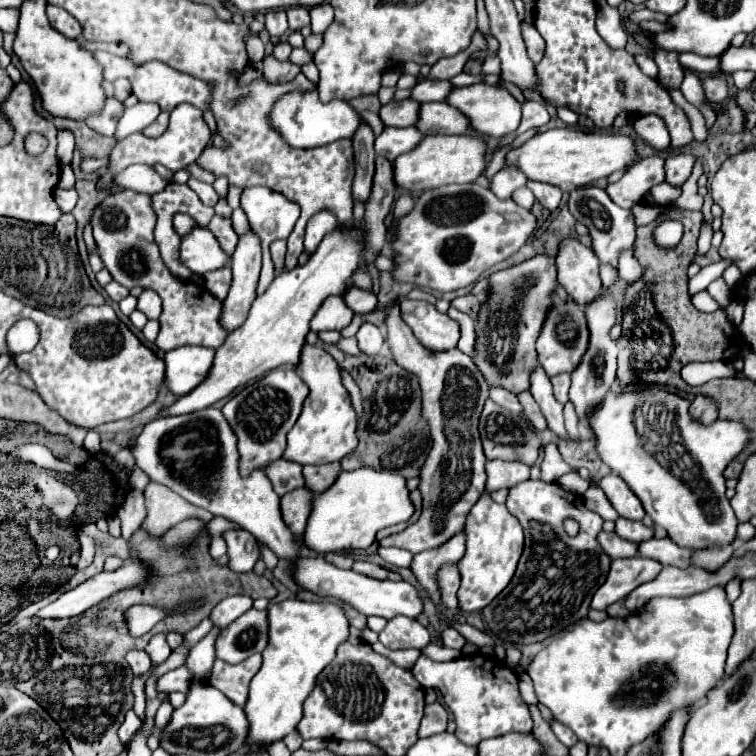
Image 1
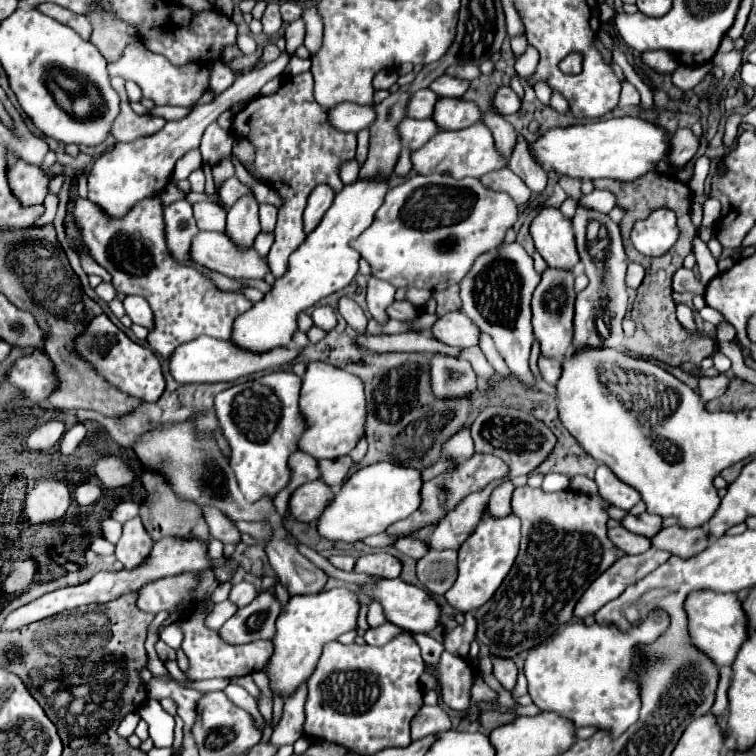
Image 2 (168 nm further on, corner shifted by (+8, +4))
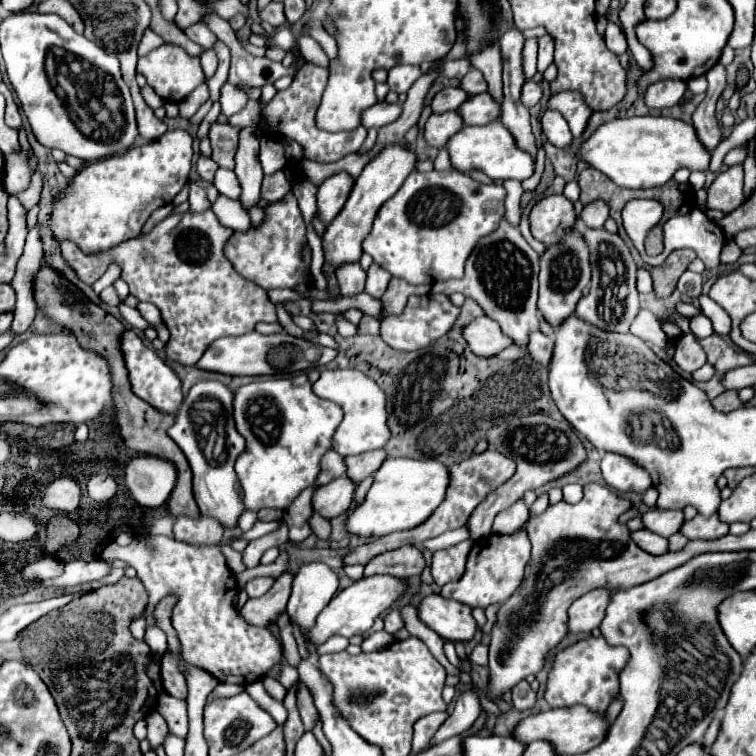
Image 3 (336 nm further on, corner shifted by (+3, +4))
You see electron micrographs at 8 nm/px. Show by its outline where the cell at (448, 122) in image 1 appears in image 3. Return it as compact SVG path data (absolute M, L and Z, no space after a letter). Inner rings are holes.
M477 94L469 96L465 104L461 104L459 114L463 116L463 122L467 126L477 126L477 124L489 124L501 116L501 104L493 100L489 94Z

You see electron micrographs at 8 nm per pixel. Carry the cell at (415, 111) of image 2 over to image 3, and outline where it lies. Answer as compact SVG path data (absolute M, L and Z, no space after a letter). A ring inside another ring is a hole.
M443 88L441 92L435 94L431 108L433 112L447 112L447 110L457 110L469 96L461 88Z

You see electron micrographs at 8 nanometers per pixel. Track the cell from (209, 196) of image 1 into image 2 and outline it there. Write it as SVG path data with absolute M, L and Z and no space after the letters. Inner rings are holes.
M198 168L194 170L190 176L188 176L188 182L190 182L190 190L192 192L204 192L204 172Z

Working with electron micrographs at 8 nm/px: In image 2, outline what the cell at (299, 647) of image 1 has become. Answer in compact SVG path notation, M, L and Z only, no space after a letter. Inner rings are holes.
M334 588L316 596L290 596L276 620L276 634L272 638L274 654L264 666L272 696L280 696L282 700L286 700L300 688L302 682L312 676L322 656L324 644L334 642L344 632L356 628L358 608L360 604L356 594L346 588Z

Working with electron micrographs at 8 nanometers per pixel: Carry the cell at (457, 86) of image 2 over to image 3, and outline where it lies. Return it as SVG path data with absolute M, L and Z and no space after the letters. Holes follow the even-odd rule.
M475 68L467 72L467 76L461 80L461 88L469 94L469 96L475 96L475 94L481 94L481 92L487 92L487 82L485 78L481 76L481 72L477 72Z

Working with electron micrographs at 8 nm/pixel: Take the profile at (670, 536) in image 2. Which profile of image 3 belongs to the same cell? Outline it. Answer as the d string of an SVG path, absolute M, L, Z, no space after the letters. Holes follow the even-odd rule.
M719 514L713 516L695 516L693 520L685 522L681 528L681 534L685 534L689 540L701 538L701 540L715 540L725 534L729 534L729 524L719 520Z

